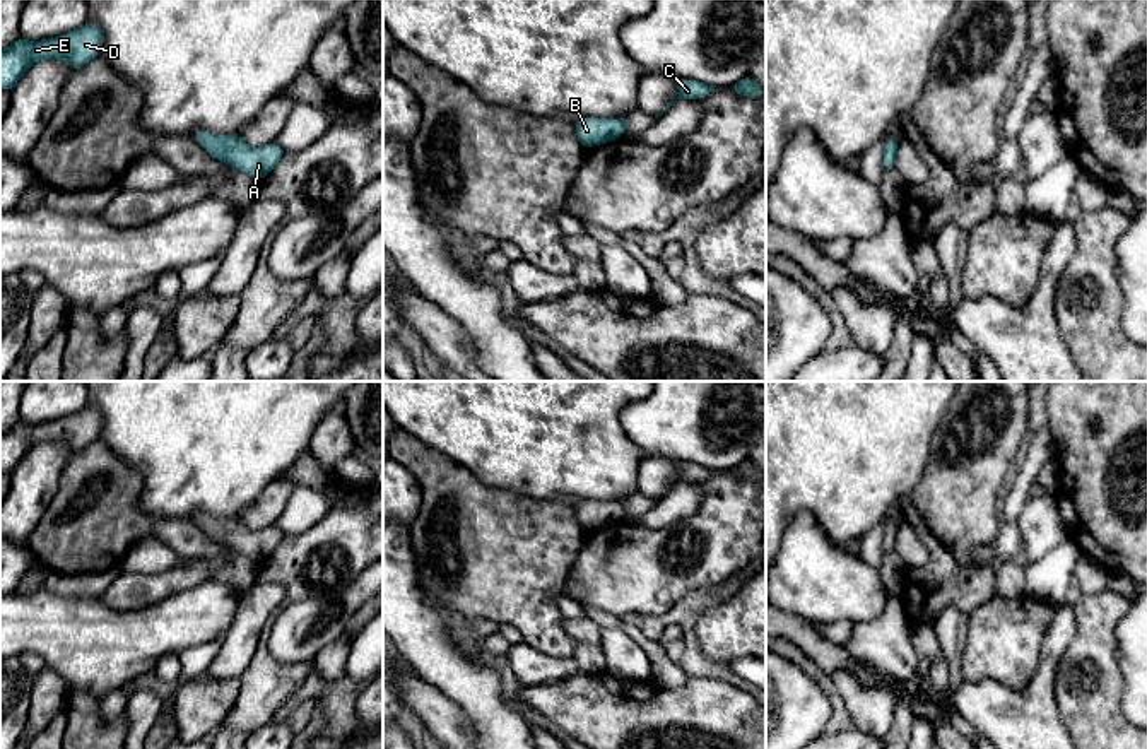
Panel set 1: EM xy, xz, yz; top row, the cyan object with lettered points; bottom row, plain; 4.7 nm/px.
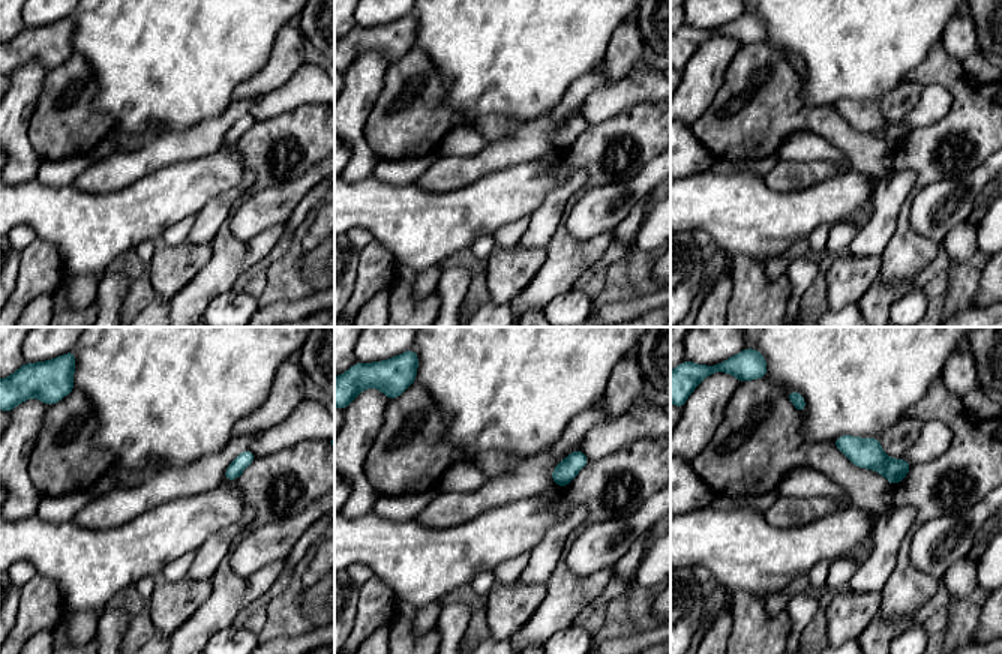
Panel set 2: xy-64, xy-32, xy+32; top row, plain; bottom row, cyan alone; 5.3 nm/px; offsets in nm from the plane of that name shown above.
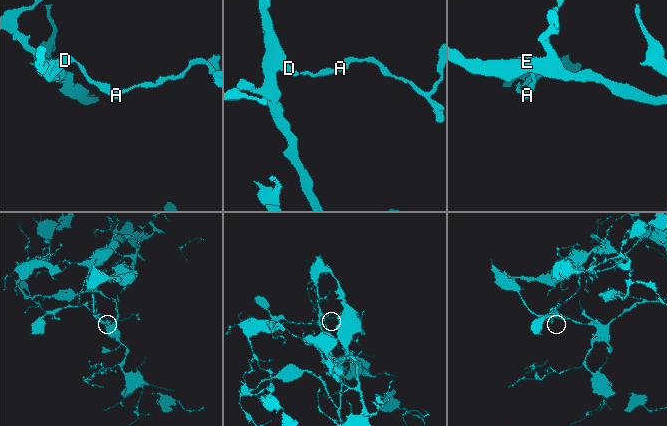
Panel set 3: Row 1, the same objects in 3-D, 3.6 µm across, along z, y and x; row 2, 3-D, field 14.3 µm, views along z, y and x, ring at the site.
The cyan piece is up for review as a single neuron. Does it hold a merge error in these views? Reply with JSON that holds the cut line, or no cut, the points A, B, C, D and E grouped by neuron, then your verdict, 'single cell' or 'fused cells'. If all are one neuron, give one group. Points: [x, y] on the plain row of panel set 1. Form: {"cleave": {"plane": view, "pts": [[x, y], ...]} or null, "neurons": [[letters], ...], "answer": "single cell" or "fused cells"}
{"cleave": null, "neurons": [["A", "B", "C", "D", "E"]], "answer": "single cell"}

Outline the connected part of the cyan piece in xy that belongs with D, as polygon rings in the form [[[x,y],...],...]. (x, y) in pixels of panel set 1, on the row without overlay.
[[[92,404],[75,414],[44,424],[21,421],[0,434],[0,470],[12,474],[32,446],[46,441],[65,443],[70,448],[70,455],[80,451],[99,439],[101,429],[103,414]]]

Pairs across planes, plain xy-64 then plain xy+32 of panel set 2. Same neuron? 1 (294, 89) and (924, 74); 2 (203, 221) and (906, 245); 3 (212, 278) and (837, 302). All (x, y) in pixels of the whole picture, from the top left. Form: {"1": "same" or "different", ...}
{"1": "different", "2": "different", "3": "different"}

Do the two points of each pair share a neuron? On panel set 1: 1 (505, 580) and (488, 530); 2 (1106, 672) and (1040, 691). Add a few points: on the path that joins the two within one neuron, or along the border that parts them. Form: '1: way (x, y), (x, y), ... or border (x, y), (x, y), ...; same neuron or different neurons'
1: way (505, 568), (505, 563), (488, 542); same neuron
2: border (1065, 647), (1055, 676), (1055, 705), (1064, 725); different neurons

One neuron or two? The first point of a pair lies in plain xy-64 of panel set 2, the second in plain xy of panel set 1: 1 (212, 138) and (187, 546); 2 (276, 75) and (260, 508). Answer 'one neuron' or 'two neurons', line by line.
1: two neurons
2: one neuron

